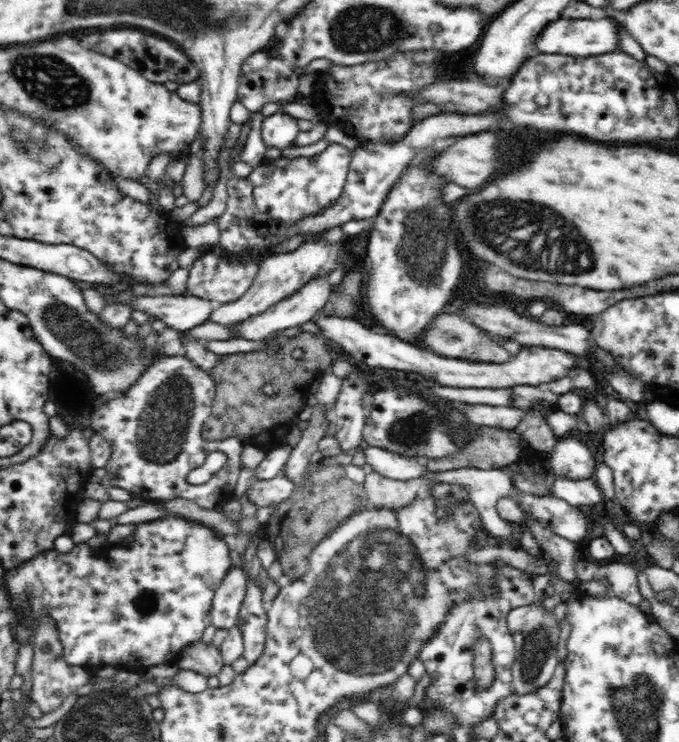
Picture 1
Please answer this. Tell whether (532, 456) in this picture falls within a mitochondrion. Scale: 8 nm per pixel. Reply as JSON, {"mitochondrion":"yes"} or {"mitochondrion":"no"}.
{"mitochondrion":"no"}

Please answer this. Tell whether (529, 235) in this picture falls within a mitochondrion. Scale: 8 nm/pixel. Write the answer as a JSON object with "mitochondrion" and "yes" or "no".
{"mitochondrion":"yes"}

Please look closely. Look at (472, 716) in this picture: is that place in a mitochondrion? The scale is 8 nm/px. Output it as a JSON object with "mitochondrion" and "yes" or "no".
{"mitochondrion":"no"}

